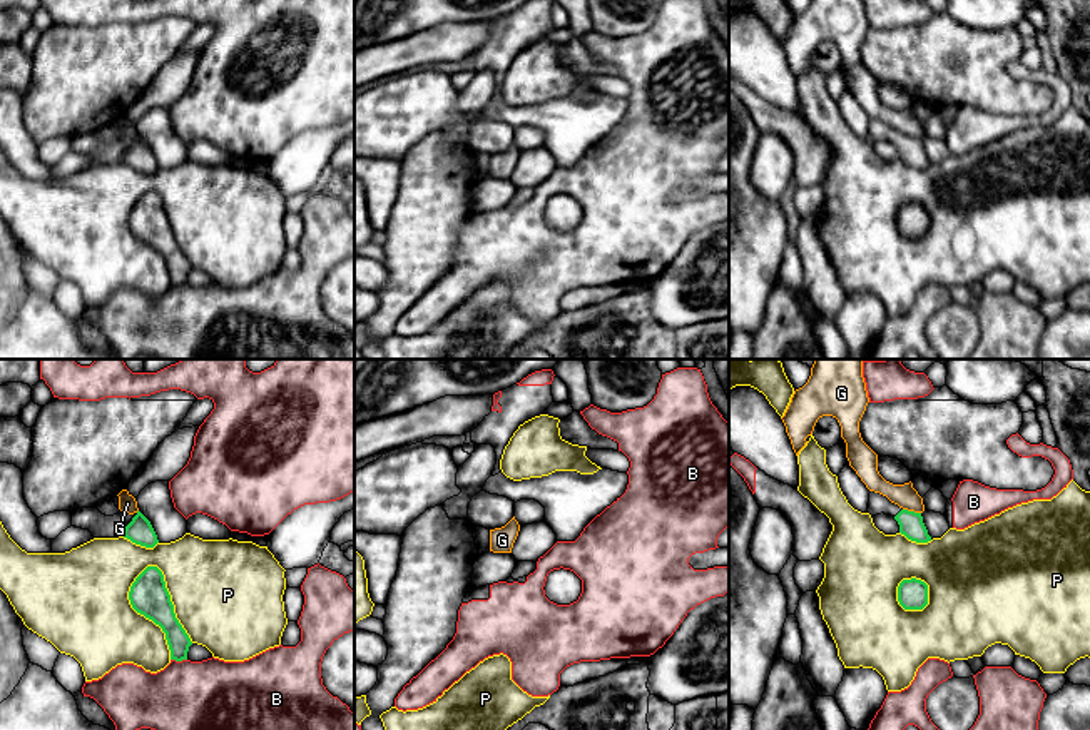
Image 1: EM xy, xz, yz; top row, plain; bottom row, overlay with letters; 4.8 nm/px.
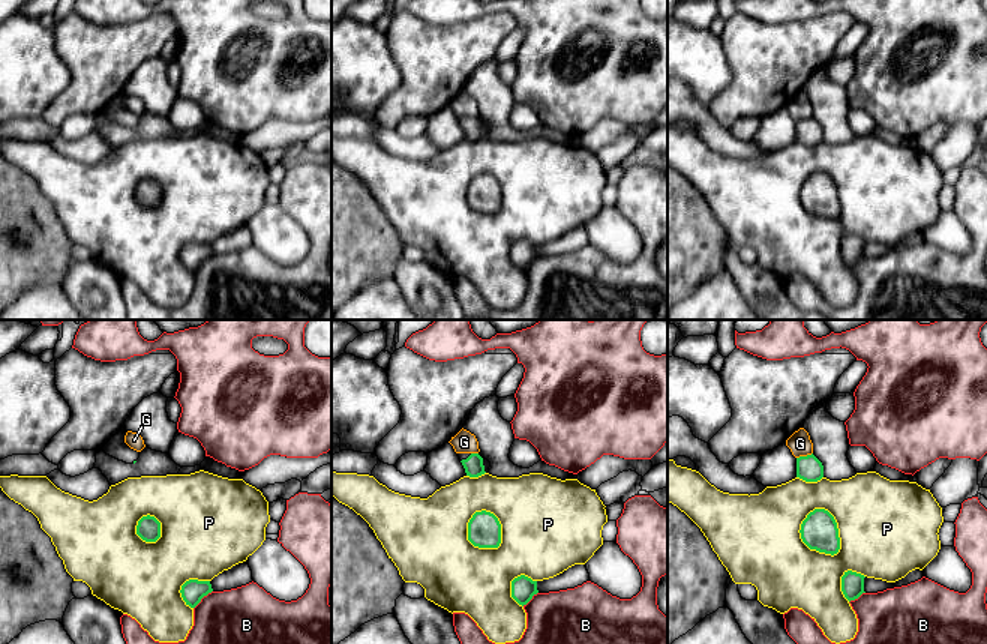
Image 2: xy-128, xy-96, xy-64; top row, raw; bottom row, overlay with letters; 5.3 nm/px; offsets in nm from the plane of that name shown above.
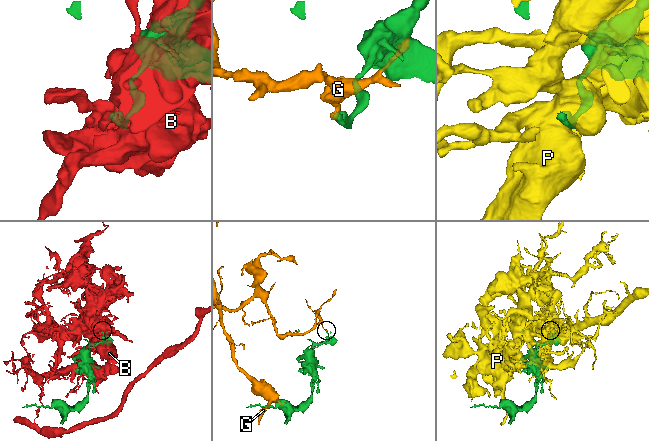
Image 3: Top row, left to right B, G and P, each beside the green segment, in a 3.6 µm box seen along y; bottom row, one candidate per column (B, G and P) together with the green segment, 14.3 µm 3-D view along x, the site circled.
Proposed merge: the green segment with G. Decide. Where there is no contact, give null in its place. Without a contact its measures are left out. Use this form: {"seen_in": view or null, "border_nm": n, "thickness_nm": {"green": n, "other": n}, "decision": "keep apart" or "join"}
{"seen_in": "yz", "border_nm": 90, "thickness_nm": {"green": 120, "other": 110}, "decision": "keep apart"}

